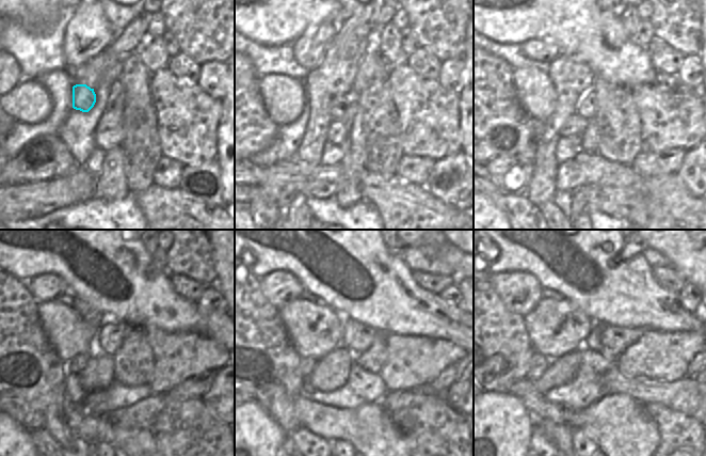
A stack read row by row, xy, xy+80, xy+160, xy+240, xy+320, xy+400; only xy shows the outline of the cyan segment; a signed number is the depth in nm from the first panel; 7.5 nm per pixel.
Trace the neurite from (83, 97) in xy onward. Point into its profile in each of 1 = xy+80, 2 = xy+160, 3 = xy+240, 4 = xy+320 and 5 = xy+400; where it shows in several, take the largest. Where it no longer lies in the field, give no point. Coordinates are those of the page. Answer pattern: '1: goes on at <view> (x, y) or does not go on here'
1: goes on at xy+80 (339, 104)
2: goes on at xy+160 (587, 107)
3: goes on at xy+240 (109, 336)
4: goes on at xy+320 (357, 337)
5: goes on at xy+400 (614, 340)

